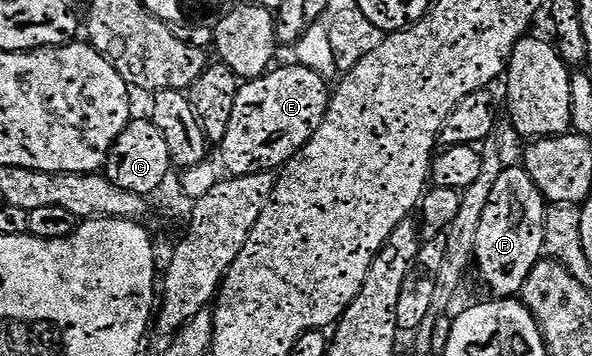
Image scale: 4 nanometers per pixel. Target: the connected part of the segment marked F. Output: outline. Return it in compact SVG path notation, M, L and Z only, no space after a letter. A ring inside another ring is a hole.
M509 165L498 176L490 204L482 212L482 225L478 227L478 244L474 255L474 270L493 290L495 297L508 300L519 295L526 284L526 276L542 260L544 254L544 212L546 199L534 184L523 165Z

